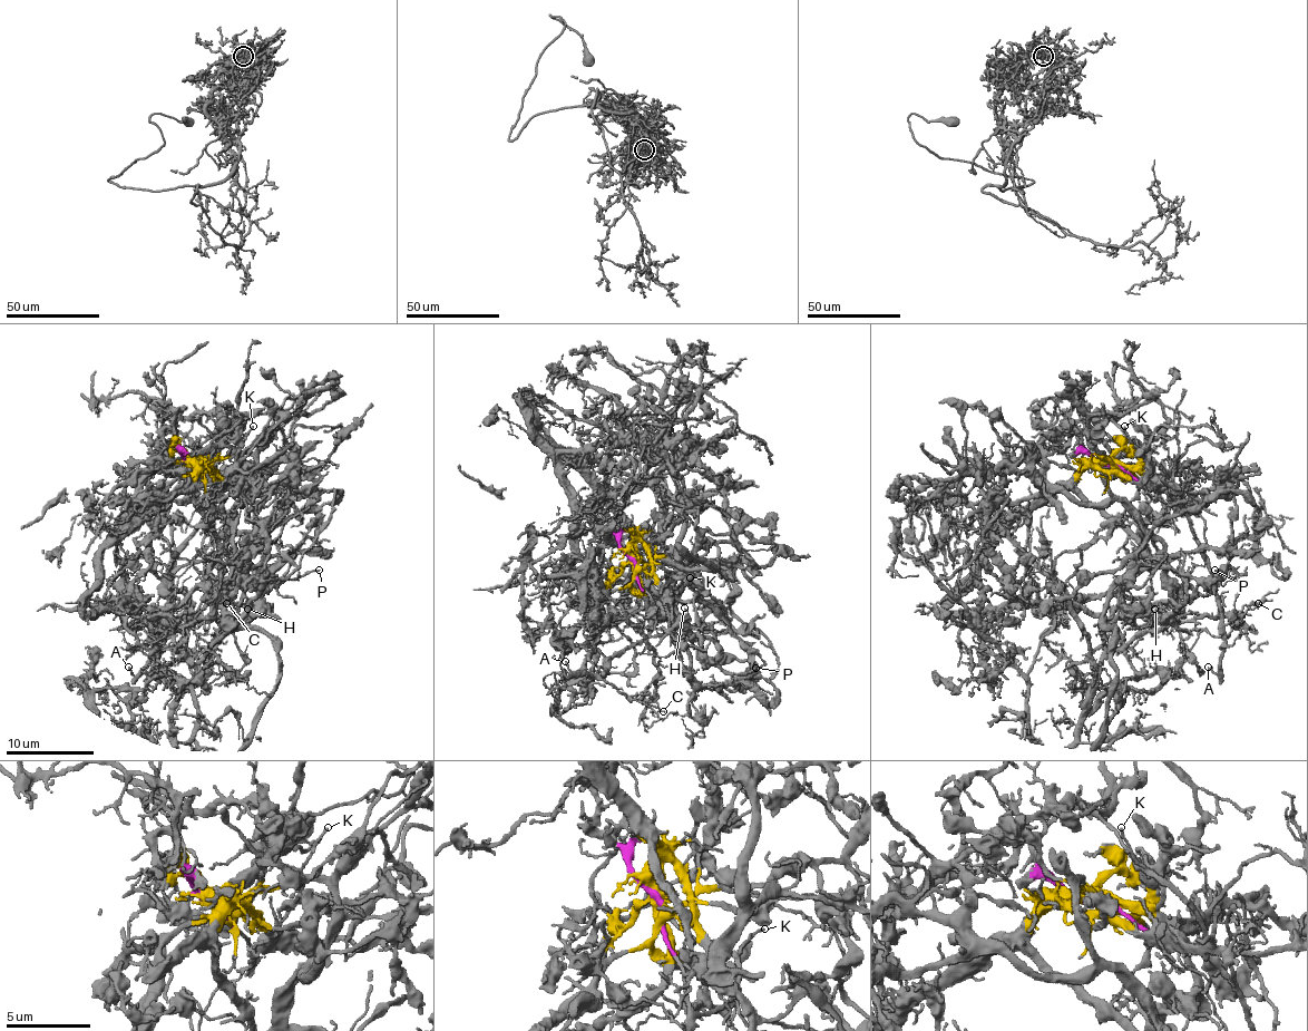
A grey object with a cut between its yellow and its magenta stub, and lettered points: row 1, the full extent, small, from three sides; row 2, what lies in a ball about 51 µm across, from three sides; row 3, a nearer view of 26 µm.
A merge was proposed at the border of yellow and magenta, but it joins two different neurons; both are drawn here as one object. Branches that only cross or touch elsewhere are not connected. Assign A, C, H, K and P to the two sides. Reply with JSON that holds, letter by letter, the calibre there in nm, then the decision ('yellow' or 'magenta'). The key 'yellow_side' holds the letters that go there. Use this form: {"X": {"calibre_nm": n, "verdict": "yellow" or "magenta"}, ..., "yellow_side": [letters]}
{"A": {"calibre_nm": 170, "verdict": "magenta"}, "C": {"calibre_nm": 130, "verdict": "magenta"}, "H": {"calibre_nm": 130, "verdict": "yellow"}, "K": {"calibre_nm": 120, "verdict": "magenta"}, "P": {"calibre_nm": 130, "verdict": "yellow"}, "yellow_side": ["H", "P"]}

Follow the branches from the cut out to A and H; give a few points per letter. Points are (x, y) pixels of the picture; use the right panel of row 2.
A: (1108, 464), (1170, 496), (1183, 509), (1197, 543), (1209, 558), (1222, 647), (1216, 676), (1208, 667)
H: (1108, 464), (1092, 464), (1080, 476), (1077, 487), (1114, 516), (1186, 582), (1183, 602), (1172, 611), (1154, 609)

